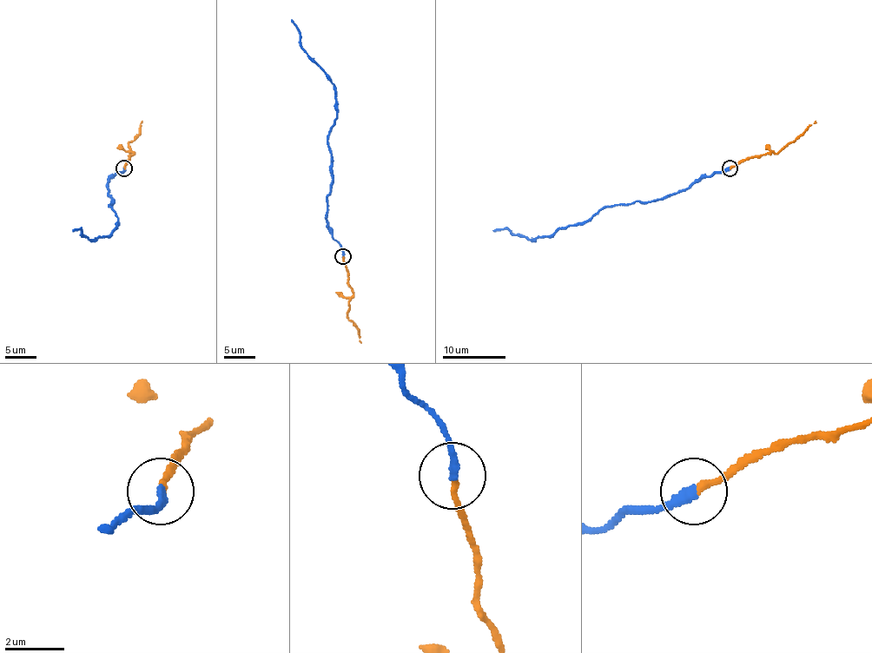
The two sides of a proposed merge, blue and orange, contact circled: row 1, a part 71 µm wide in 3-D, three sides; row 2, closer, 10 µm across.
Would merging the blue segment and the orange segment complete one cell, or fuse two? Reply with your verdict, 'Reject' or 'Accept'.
Accept

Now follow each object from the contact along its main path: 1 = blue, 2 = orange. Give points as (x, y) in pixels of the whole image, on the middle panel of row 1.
1: (342, 256), (326, 220), (326, 194), (333, 181), (328, 134), (336, 115), (334, 84), (301, 47), (292, 20)
2: (342, 256), (353, 294), (347, 316), (358, 329), (361, 341)

